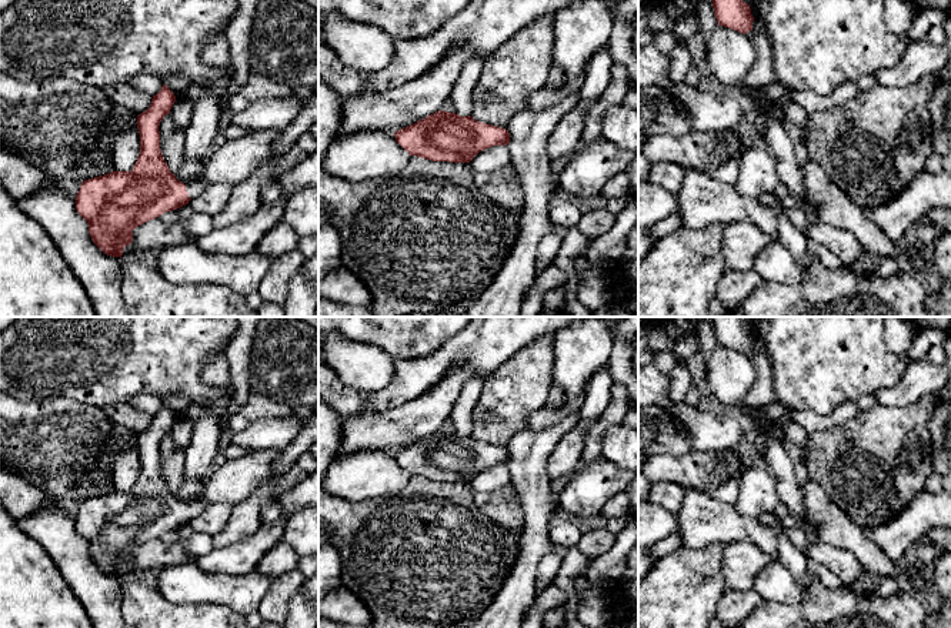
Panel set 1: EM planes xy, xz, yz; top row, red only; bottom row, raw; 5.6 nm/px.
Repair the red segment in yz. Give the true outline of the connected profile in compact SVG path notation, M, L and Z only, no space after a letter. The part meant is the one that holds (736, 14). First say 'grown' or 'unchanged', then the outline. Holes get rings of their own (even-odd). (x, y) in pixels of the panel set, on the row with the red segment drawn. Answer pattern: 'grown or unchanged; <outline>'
unchanged; M713 0L718 26L747 34L753 30L754 17L750 4L743 0Z

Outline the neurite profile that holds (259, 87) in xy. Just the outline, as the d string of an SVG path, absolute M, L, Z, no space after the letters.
M250 74L248 81L227 100L227 106L231 113L238 113L256 101L288 98L293 94L293 90L283 83L266 76Z

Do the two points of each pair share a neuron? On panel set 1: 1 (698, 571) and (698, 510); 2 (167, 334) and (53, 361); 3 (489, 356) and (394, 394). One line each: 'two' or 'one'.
1: two
2: one
3: one

